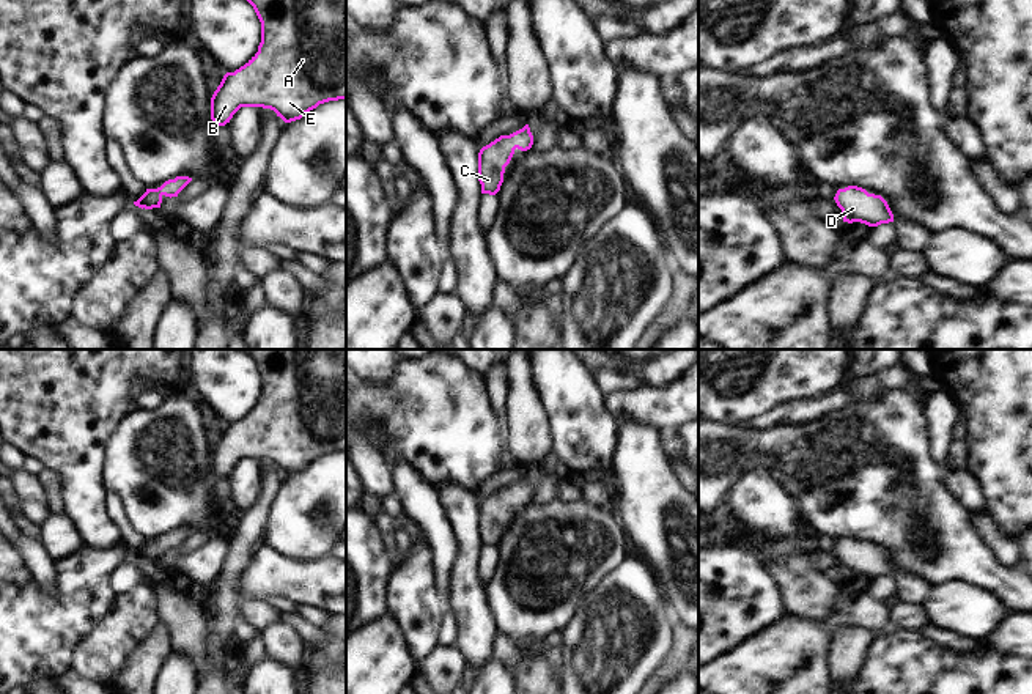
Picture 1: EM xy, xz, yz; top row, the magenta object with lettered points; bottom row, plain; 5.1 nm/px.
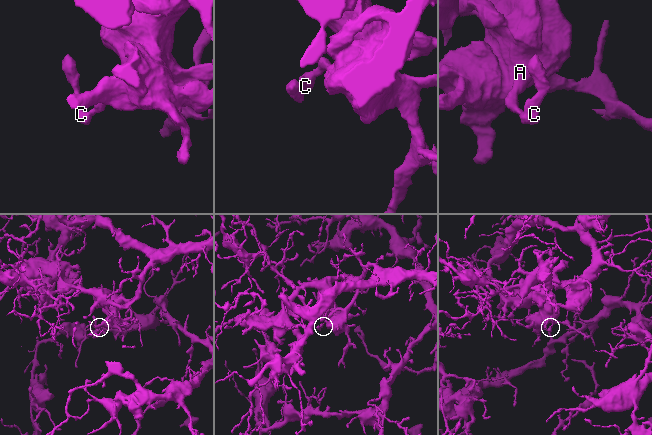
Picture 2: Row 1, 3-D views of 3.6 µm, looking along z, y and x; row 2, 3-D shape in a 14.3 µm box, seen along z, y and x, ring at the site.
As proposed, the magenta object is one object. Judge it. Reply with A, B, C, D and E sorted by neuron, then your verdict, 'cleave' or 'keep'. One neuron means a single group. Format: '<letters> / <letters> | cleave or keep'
A B C D E | keep

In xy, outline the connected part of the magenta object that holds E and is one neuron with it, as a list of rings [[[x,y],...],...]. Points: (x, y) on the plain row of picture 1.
[[[244,349],[261,375],[258,404],[234,425],[227,425],[211,450],[216,480],[230,475],[241,460],[271,461],[285,475],[329,453],[346,452],[346,349]]]

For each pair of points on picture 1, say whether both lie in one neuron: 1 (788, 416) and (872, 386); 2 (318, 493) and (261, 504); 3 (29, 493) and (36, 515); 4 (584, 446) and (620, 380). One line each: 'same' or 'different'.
1: same
2: different
3: same
4: different

